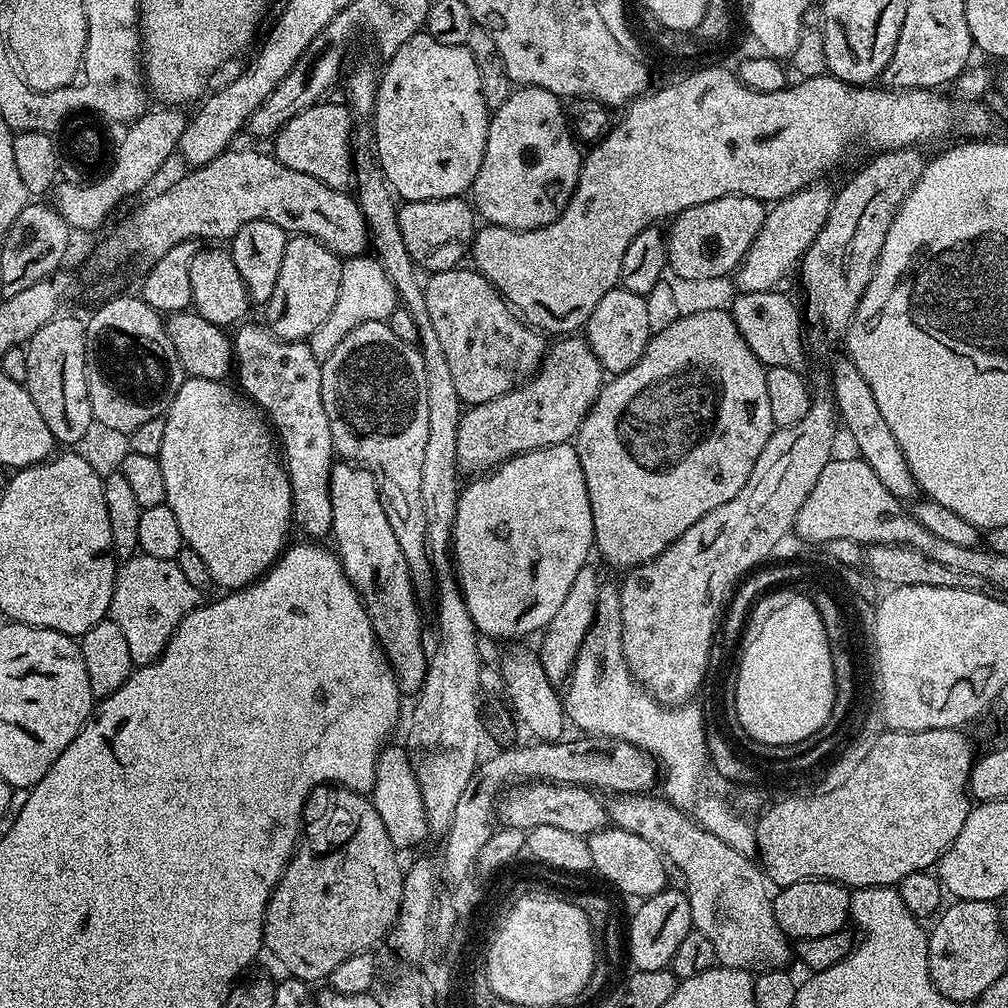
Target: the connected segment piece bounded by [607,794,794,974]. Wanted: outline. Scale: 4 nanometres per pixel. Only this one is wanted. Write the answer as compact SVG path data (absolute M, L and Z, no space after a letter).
M652 794L617 795L613 799L616 801L607 805L611 823L630 834L638 834L638 838L646 838L646 842L655 846L673 869L681 868L684 871L684 880L688 883L686 891L690 902L692 927L710 938L717 961L723 967L737 968L753 974L787 969L788 963L793 963L794 948L774 918L774 892L759 863L753 857L738 854L738 850L722 842L722 838L714 838L714 834L710 834L710 830L701 826L685 809L674 807L669 800L655 800L654 797Z

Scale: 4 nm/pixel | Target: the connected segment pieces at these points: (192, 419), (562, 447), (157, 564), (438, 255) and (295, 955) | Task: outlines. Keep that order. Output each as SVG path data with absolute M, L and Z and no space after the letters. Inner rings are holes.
M197 376L185 379L166 409L166 435L162 437L158 459L162 478L166 478L166 503L174 510L174 518L178 518L185 545L206 562L206 570L210 570L217 589L235 590L259 580L289 543L288 528L293 527L292 495L287 471L274 447L273 429L264 413L235 387L226 385Z
M571 443L555 444L549 448L539 448L533 452L523 452L521 456L515 456L513 460L508 460L499 468L481 475L479 478L472 478L469 484L465 483L460 489L460 500L456 503L456 530L454 533L454 566L457 570L458 579L460 582L460 590L466 598L466 606L470 610L472 620L476 624L477 633L488 636L493 636L496 640L516 640L519 636L528 636L531 632L536 634L543 633L544 629L548 627L548 623L554 618L554 614L558 614L558 610L562 607L562 602L566 602L566 594L570 594L570 586L574 586L574 578L578 578L578 570L582 570L584 564L589 563L590 557L594 552L594 518L590 510L590 494L586 490L586 478L582 474L582 462L580 461L579 454L576 453L575 447Z
M143 554L127 560L116 573L110 618L122 626L122 634L126 634L126 642L130 642L133 665L152 664L163 654L178 622L182 622L187 612L201 607L200 596L201 589L190 586L182 570L178 570L175 560L150 558Z
M458 196L441 200L409 200L399 205L396 217L410 258L417 269L428 274L457 267L463 261L460 259L469 255L472 237L478 231L478 216L473 205Z
M324 786L319 789L318 795L311 801L306 812L306 823L302 828L302 835L296 845L296 851L284 867L280 881L270 894L266 914L264 915L264 942L263 947L268 948L276 955L276 960L285 968L289 977L313 982L312 980L327 981L328 975L334 970L334 966L342 966L351 956L357 956L360 952L367 952L375 949L375 944L380 939L391 933L400 914L400 903L402 902L402 890L404 889L405 869L400 868L398 850L390 842L390 834L386 834L386 826L382 826L382 818L378 818L378 810L373 806L367 795L353 792L350 788L343 786Z

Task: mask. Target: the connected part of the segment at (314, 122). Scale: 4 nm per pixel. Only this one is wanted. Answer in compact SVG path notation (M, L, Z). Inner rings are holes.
M321 102L302 110L280 127L274 137L274 155L290 170L302 170L331 188L347 189L354 180L354 147L352 148L352 120L354 116L343 103Z

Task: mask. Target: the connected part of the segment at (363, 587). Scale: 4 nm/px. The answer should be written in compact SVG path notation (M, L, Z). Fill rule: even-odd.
M333 463L330 474L330 511L334 514L330 536L336 539L334 548L340 557L340 565L364 602L364 609L372 619L372 629L392 665L392 673L396 675L401 693L419 693L427 676L429 653L424 652L424 636L420 633L420 612L416 609L418 597L406 566L406 554L402 554L402 546L398 546L398 538L394 538L394 529L390 526L390 518L386 518L386 510L380 501L380 488L374 477L359 464Z

